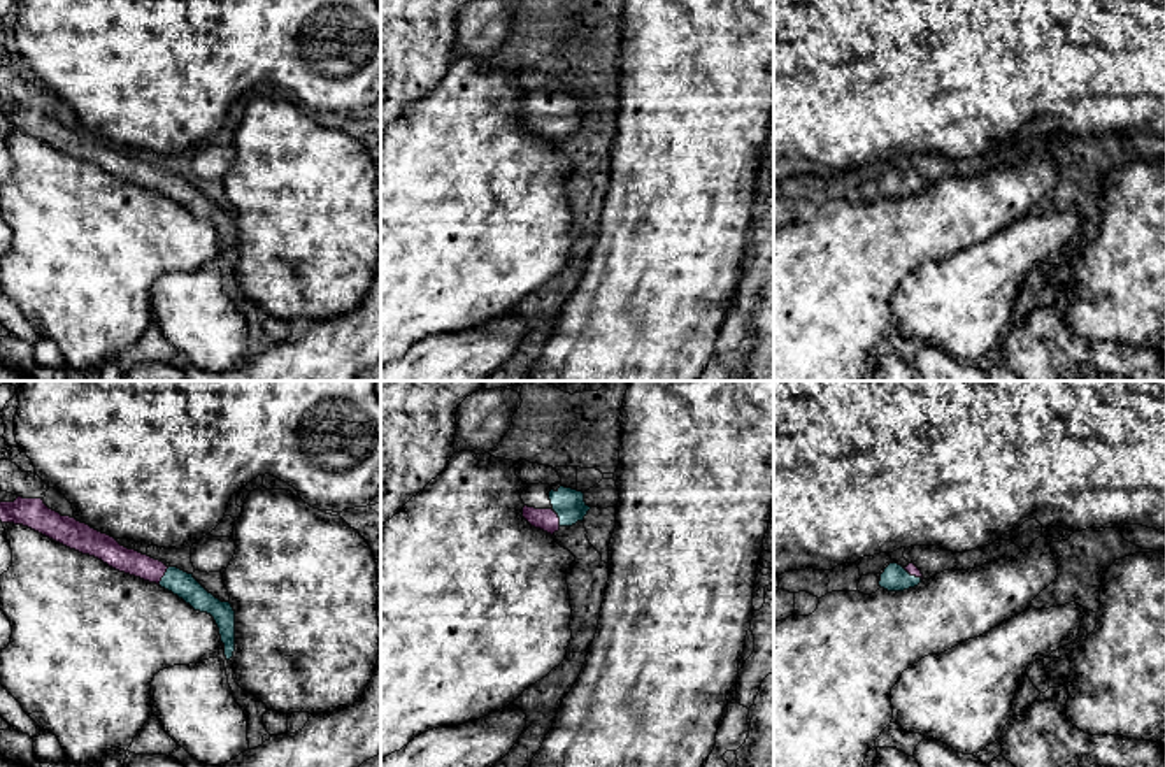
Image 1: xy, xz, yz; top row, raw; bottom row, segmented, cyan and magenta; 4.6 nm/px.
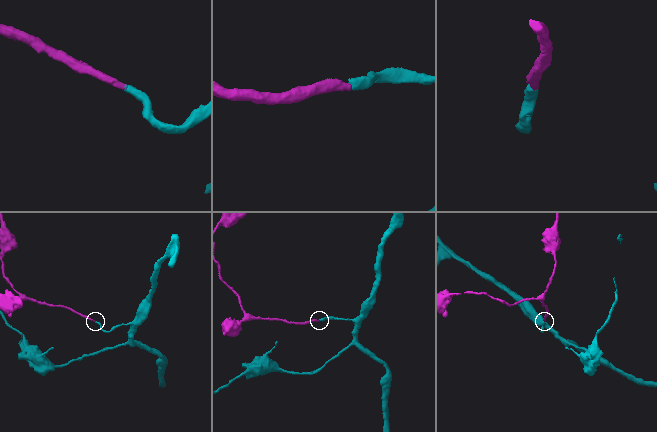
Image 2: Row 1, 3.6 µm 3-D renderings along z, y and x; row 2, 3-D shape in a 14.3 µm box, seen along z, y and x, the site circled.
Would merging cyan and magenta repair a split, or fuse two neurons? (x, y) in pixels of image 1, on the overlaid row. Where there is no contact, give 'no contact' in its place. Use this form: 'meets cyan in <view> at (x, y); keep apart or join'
meets cyan in xy at (164, 576); join

